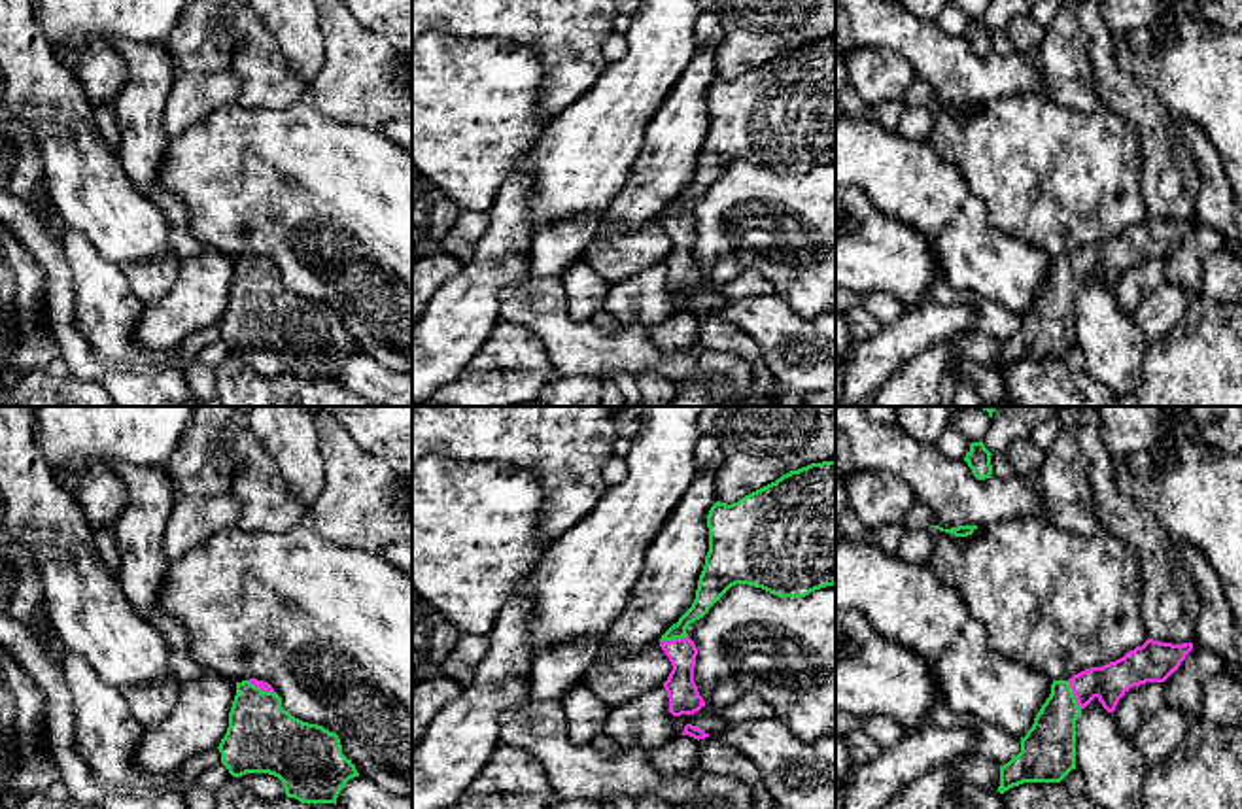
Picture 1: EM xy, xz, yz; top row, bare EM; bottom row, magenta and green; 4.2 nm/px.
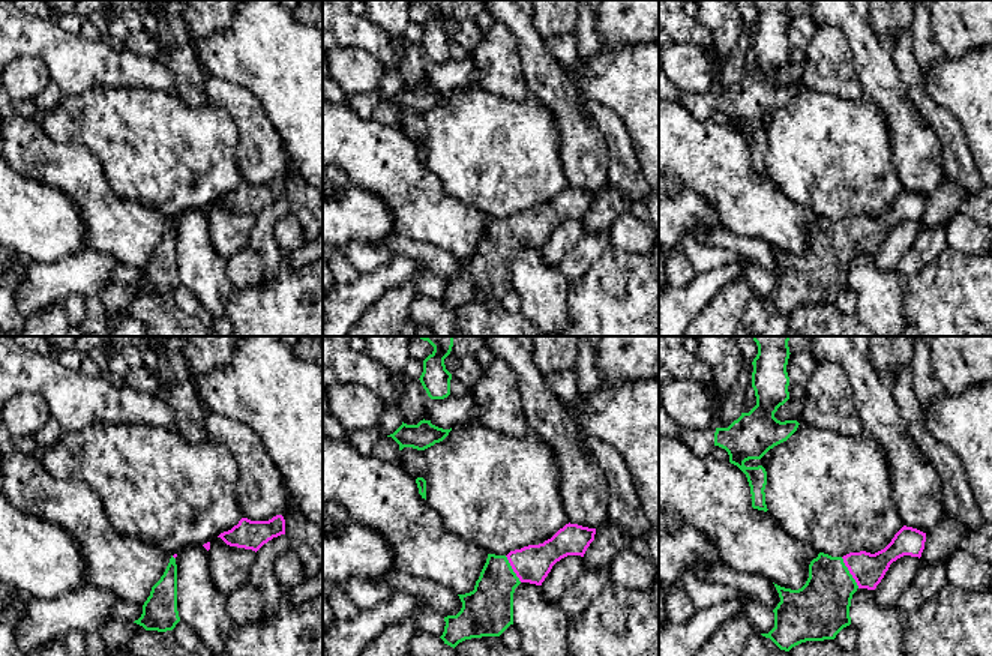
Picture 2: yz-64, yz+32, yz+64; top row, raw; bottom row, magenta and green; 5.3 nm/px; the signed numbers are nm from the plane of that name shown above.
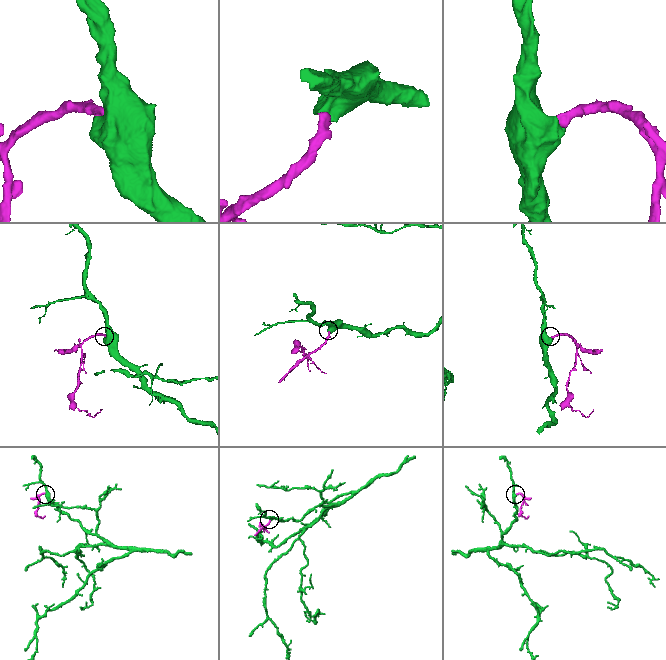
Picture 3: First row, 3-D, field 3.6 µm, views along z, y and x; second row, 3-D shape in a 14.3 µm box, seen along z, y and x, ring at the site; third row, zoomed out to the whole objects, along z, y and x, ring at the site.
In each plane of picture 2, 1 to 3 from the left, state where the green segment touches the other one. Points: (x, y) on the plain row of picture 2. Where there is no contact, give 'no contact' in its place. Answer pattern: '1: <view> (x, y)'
1: no contact
2: yz+32 (512, 231)
3: yz+64 (850, 236)

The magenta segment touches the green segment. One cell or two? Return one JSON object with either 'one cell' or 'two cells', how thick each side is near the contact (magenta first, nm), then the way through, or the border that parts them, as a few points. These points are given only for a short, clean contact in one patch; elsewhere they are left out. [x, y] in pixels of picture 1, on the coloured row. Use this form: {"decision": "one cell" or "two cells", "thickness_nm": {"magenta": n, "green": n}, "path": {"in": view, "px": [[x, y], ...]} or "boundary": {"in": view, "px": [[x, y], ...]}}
{"decision": "one cell", "thickness_nm": {"magenta": 130, "green": 100}, "path": {"in": "xz", "px": [[683, 694], [683, 654], [675, 639], [679, 628], [709, 592]]}}

